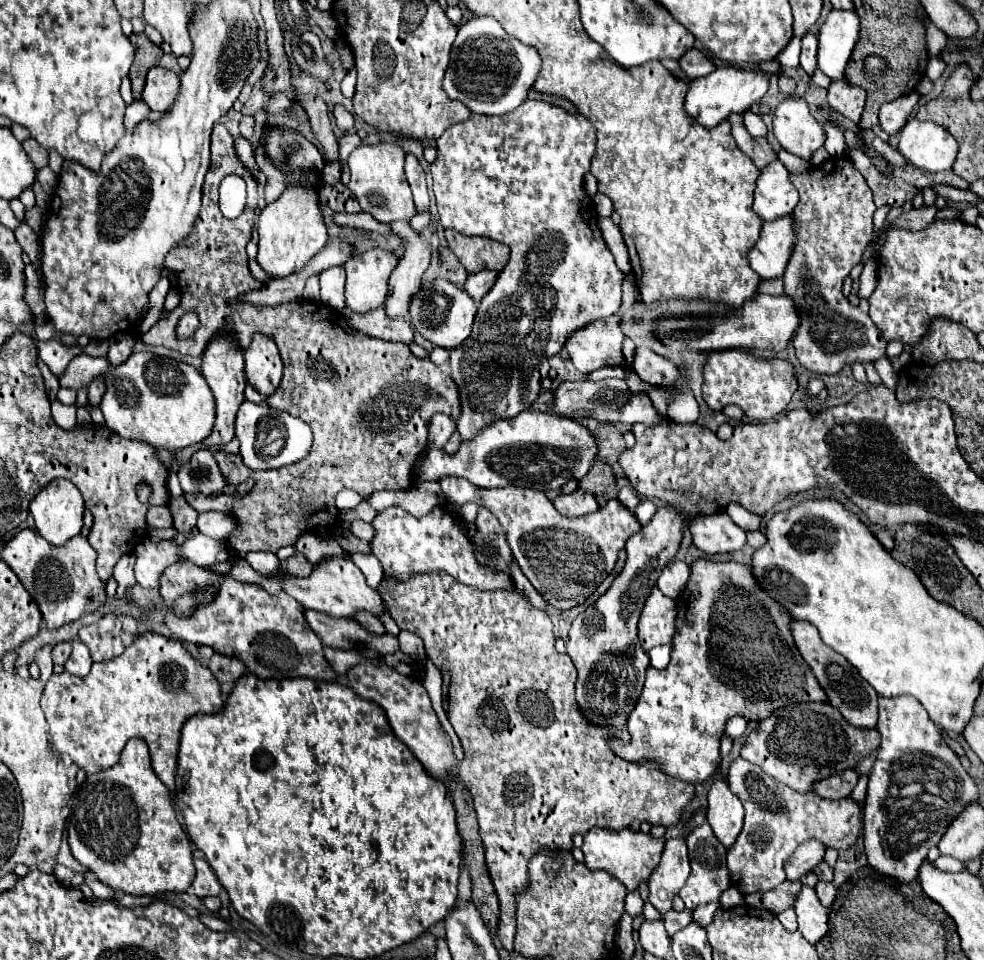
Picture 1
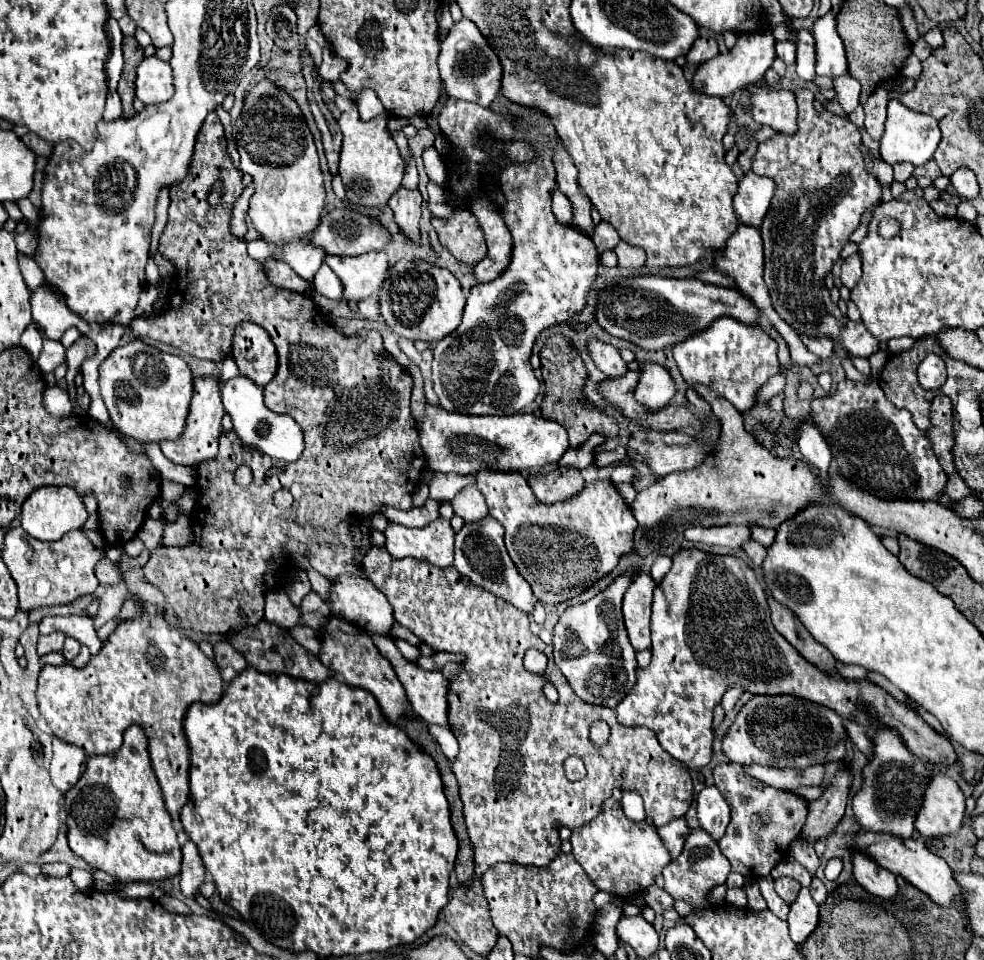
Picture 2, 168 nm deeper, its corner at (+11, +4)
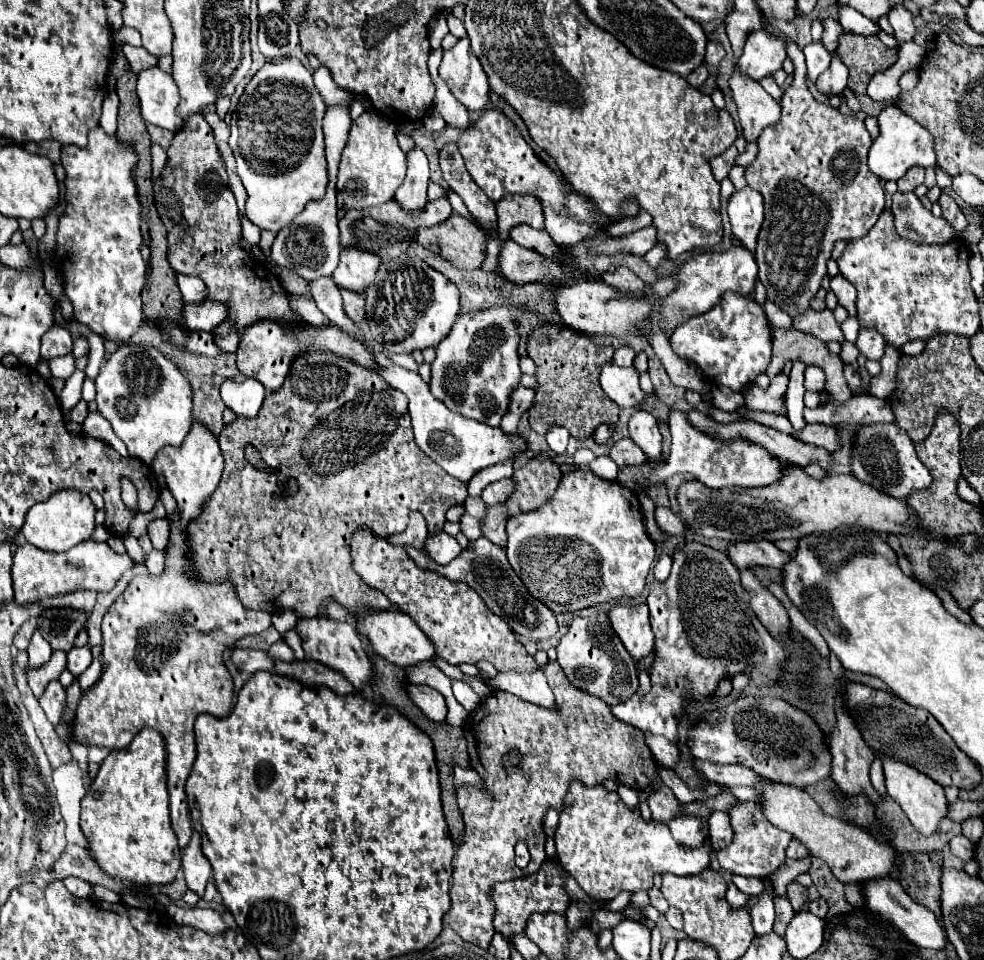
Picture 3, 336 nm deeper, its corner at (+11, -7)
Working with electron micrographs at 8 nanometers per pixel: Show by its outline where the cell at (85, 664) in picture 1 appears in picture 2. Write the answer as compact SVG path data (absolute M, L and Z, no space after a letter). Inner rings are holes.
M67 637L67 639L65 639L65 645L63 645L61 655L63 655L67 661L73 661L73 659L77 657L77 653L79 653L79 641L75 641L75 639Z

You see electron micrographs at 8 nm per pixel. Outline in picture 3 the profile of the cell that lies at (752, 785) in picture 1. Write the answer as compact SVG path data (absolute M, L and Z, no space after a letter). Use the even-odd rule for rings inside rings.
M755 802L733 804L729 816L731 816L731 826L735 830L735 836L727 848L723 848L715 854L721 868L727 872L739 874L739 876L757 876L761 880L769 878L785 862L785 850L793 836L771 826L767 822L767 818L763 818L763 812L759 810L759 806Z

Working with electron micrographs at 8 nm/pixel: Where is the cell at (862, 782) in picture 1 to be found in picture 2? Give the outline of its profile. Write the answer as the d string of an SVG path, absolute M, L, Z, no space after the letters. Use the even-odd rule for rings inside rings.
M801 787L793 790L792 792L796 795L801 795L801 797L805 797L805 799L810 802L820 797L824 790L825 788L822 787Z

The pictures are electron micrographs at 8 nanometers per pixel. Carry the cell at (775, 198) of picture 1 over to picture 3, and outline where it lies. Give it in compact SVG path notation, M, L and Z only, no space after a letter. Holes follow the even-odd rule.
M753 188L737 190L727 206L733 234L743 242L749 252L755 252L757 234L763 224L763 198Z

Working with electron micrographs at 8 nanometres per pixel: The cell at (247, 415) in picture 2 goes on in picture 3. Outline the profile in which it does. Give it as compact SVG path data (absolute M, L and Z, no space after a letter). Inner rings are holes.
M251 376L229 378L221 384L221 400L237 416L253 418L265 400L265 388Z

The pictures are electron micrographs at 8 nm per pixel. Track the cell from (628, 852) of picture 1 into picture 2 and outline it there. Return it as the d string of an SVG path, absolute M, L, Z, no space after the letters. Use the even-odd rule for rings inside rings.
M615 799L607 801L607 807L601 811L601 815L595 817L595 821L587 823L587 827L581 827L579 831L573 831L571 845L577 863L585 869L589 879L601 891L619 897L631 897L645 891L655 883L655 877L669 863L667 849L663 847L657 829L649 827L645 821L629 821Z

